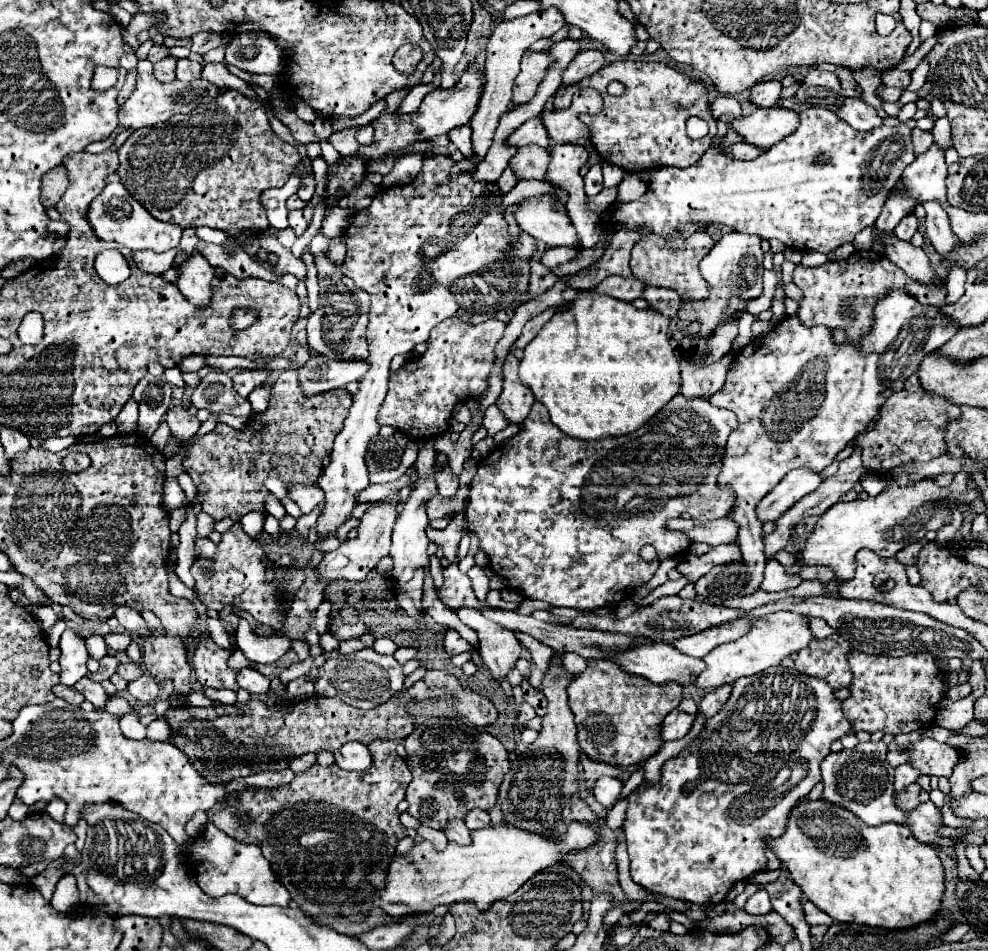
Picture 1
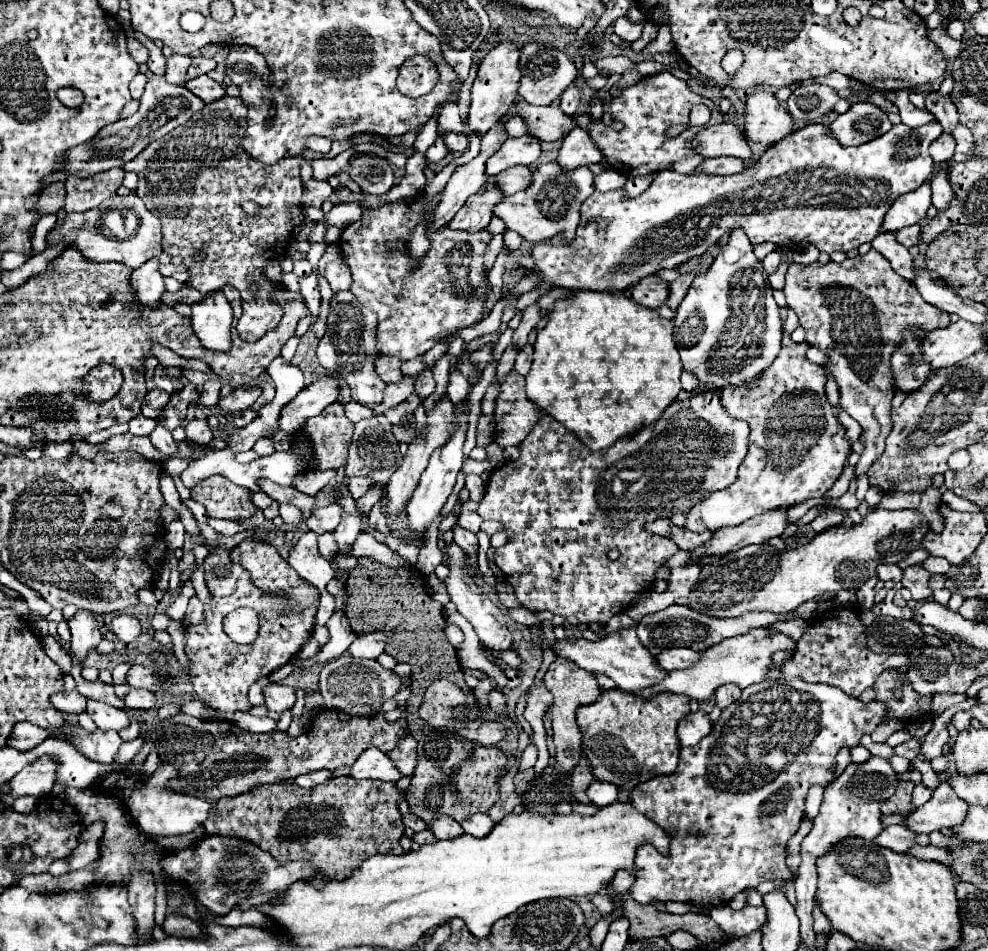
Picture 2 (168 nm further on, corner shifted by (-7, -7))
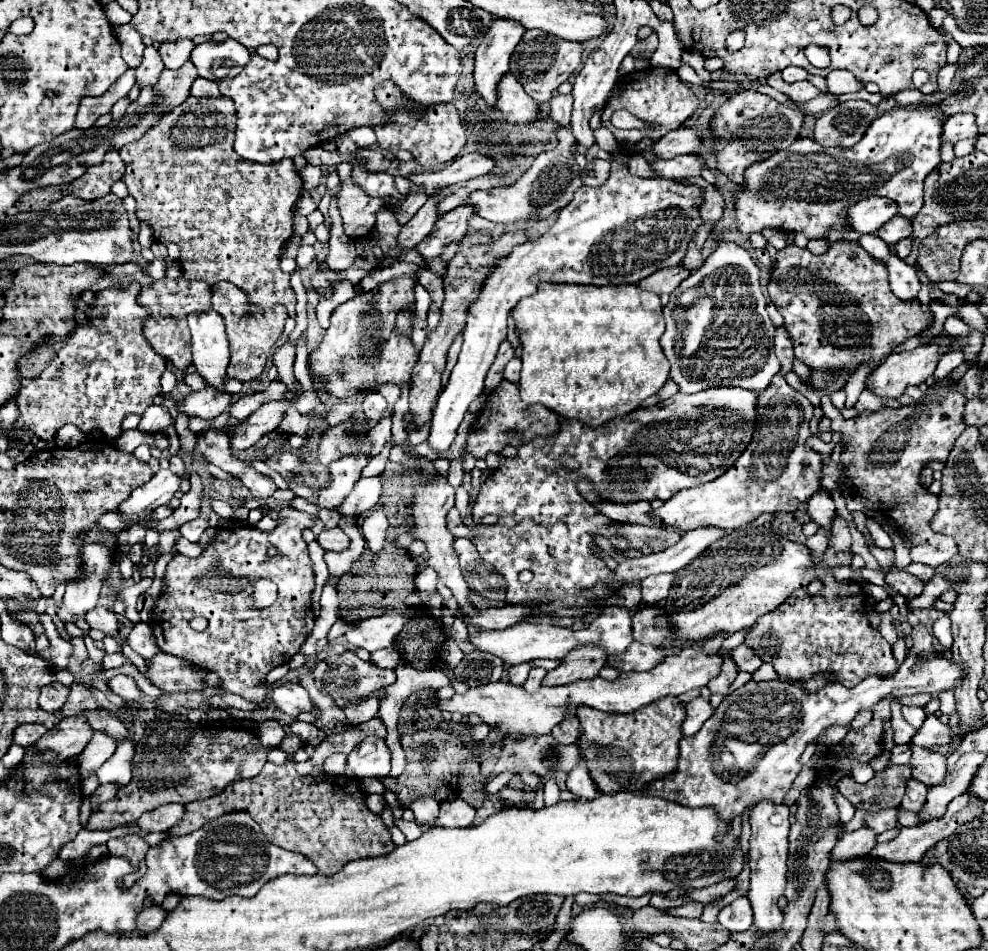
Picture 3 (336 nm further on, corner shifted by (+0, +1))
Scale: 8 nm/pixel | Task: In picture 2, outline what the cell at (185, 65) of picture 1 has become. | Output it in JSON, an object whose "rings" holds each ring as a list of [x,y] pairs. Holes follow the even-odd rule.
{"rings":[[[208,75],[204,77],[196,77],[192,81],[188,81],[186,85],[196,97],[200,97],[204,103],[212,103],[212,101],[218,101],[226,95],[226,89],[222,85],[218,85],[216,81],[212,81]]]}

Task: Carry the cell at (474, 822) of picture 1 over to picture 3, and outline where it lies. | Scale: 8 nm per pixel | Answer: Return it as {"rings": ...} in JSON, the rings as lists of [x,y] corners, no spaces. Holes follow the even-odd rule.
{"rings":[[[453,797],[449,801],[441,803],[441,813],[435,821],[435,825],[445,825],[445,827],[469,827],[473,825],[475,819],[475,809],[465,803],[461,797]]]}

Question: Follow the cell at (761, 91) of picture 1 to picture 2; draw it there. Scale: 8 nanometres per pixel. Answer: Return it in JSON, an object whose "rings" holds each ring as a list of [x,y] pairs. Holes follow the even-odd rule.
{"rings":[[[754,91],[746,101],[744,111],[744,135],[752,149],[752,157],[744,161],[744,167],[754,165],[762,153],[784,137],[794,133],[794,119],[786,105],[780,103],[774,93]]]}

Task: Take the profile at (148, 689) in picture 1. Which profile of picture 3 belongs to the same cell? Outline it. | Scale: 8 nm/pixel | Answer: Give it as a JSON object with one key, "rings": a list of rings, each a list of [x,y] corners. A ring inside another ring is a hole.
{"rings":[[[117,675],[109,681],[109,687],[113,693],[117,693],[123,701],[137,701],[143,697],[143,691],[137,687],[135,679],[129,675]]]}

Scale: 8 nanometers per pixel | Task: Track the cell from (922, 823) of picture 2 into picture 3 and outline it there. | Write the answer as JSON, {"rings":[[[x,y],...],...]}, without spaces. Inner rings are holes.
{"rings":[[[893,807],[893,809],[883,809],[883,811],[877,811],[877,813],[869,813],[865,823],[875,831],[875,833],[883,833],[883,831],[891,831],[895,829],[897,825],[897,813],[899,809]]]}

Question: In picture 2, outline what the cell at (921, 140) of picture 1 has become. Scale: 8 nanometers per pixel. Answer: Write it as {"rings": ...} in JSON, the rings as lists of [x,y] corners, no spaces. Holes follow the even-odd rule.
{"rings":[[[942,133],[932,145],[930,145],[930,155],[934,159],[934,163],[942,163],[942,161],[950,161],[956,149],[956,141],[952,135]]]}

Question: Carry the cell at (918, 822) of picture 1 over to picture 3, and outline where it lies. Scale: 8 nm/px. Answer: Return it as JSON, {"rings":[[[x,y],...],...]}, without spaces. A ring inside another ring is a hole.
{"rings":[[[861,827],[857,831],[851,831],[851,833],[845,833],[833,853],[831,853],[831,859],[833,861],[845,861],[849,857],[863,857],[867,855],[873,847],[877,845],[877,835],[873,833],[873,829],[869,827]]]}

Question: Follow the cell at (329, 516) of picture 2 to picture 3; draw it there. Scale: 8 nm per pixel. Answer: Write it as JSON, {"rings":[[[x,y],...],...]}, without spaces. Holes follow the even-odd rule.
{"rings":[[[287,507],[279,513],[279,523],[271,533],[231,521],[219,529],[217,539],[197,559],[177,553],[167,565],[169,583],[151,613],[151,627],[159,649],[215,671],[221,681],[221,685],[217,685],[219,691],[263,703],[267,687],[261,687],[259,683],[273,667],[287,663],[299,653],[307,635],[313,631],[315,615],[311,609],[311,591],[315,579],[301,531],[313,527],[315,521],[315,515]],[[271,545],[279,549],[279,555],[267,555]],[[193,561],[219,561],[219,567],[199,575],[193,573],[193,565],[203,563]],[[259,577],[267,577],[279,587],[277,601],[265,609],[255,609],[251,597],[251,583]],[[215,589],[235,589],[235,593]],[[195,615],[203,615],[209,621],[209,627],[203,633],[193,631],[189,625]]]}

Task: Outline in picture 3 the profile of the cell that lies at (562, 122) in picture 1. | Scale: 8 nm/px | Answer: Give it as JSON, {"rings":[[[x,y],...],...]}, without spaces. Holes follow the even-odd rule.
{"rings":[[[507,73],[499,83],[497,107],[503,113],[503,119],[517,125],[531,125],[539,119],[539,105],[523,89],[521,83]]]}

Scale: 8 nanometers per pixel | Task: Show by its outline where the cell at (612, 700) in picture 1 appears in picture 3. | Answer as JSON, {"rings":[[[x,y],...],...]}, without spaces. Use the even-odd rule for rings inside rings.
{"rings":[[[663,697],[645,705],[633,713],[601,713],[581,705],[577,711],[581,723],[581,735],[577,747],[587,763],[589,775],[597,783],[601,793],[639,791],[645,783],[659,779],[661,775],[677,769],[681,723],[685,719],[685,707],[677,697]]]}

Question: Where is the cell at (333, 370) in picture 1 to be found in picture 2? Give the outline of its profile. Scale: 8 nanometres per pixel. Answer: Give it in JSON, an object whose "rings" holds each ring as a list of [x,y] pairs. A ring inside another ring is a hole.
{"rings":[[[318,377],[308,389],[302,389],[282,411],[278,419],[278,427],[290,435],[298,433],[304,427],[304,421],[320,415],[324,407],[336,401],[340,389],[336,379]]]}

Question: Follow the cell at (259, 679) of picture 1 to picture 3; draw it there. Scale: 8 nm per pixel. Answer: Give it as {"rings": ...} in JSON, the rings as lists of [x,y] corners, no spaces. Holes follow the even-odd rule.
{"rings":[[[275,683],[271,701],[279,711],[291,717],[297,717],[301,711],[313,711],[313,701],[299,683]]]}

